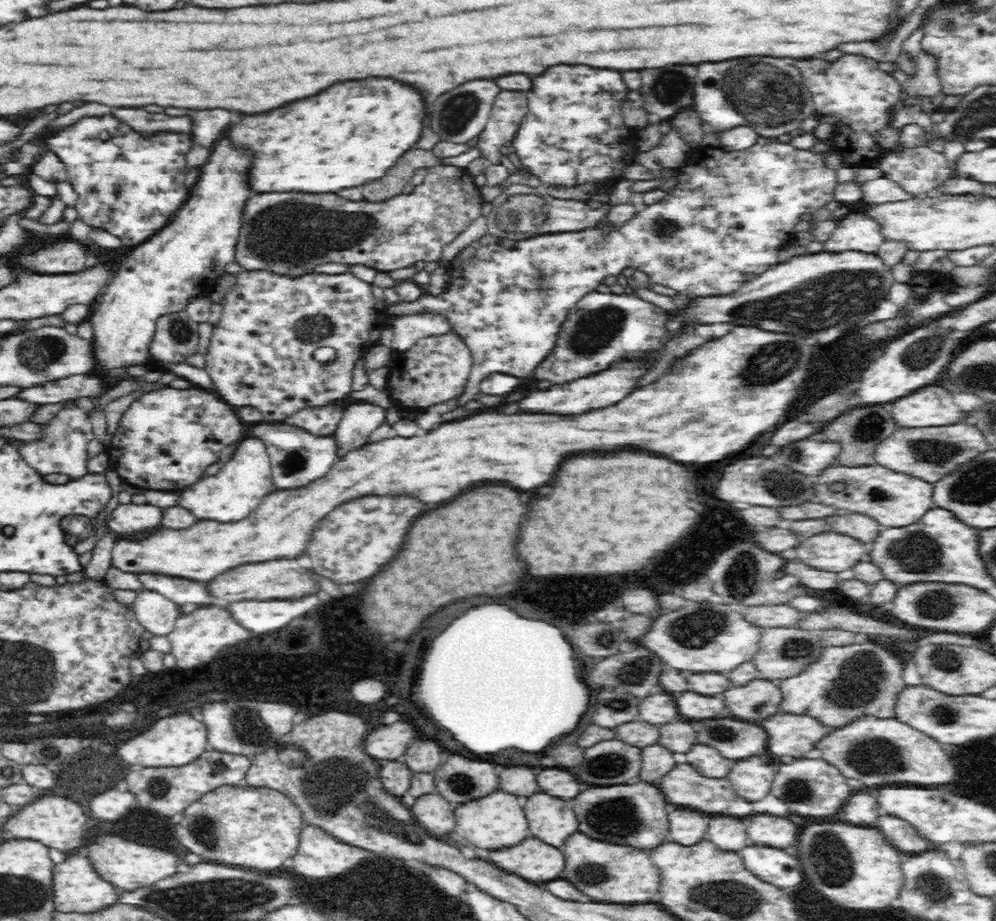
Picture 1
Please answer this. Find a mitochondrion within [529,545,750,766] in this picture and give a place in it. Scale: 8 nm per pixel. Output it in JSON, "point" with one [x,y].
{"point":[700,626]}

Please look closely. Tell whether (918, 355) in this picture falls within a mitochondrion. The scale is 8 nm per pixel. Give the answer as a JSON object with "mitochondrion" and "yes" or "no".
{"mitochondrion":"yes"}

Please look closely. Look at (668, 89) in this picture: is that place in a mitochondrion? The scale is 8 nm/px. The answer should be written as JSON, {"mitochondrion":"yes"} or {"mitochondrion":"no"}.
{"mitochondrion":"yes"}

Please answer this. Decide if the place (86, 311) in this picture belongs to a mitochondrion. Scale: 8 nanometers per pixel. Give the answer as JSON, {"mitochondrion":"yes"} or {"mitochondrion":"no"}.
{"mitochondrion":"no"}

